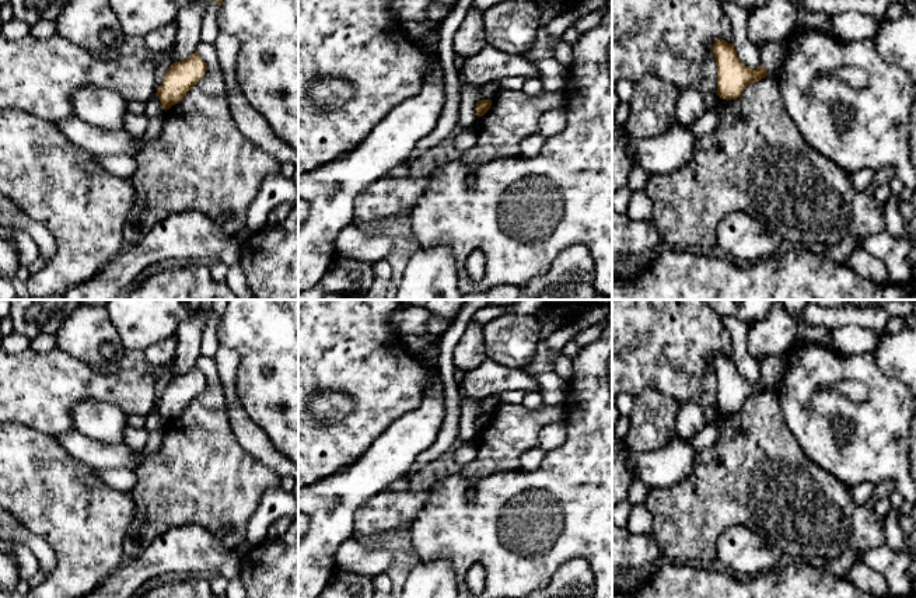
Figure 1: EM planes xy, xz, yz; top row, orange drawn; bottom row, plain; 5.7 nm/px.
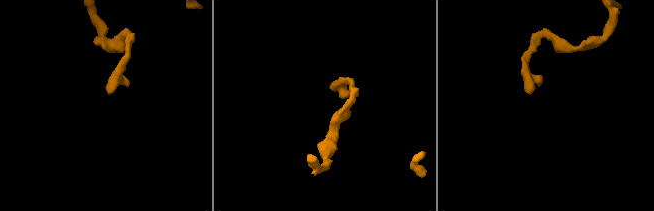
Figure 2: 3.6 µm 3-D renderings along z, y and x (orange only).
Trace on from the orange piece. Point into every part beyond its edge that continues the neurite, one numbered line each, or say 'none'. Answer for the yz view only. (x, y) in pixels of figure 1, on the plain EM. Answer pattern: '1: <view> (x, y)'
none

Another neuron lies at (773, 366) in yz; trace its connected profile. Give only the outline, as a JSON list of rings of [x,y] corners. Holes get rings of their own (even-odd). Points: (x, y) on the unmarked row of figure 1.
[[[768,354],[761,359],[761,378],[768,389],[777,391],[784,378],[787,354]]]

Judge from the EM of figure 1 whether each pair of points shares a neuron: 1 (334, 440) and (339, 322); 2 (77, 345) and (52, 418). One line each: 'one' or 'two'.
1: one
2: two

